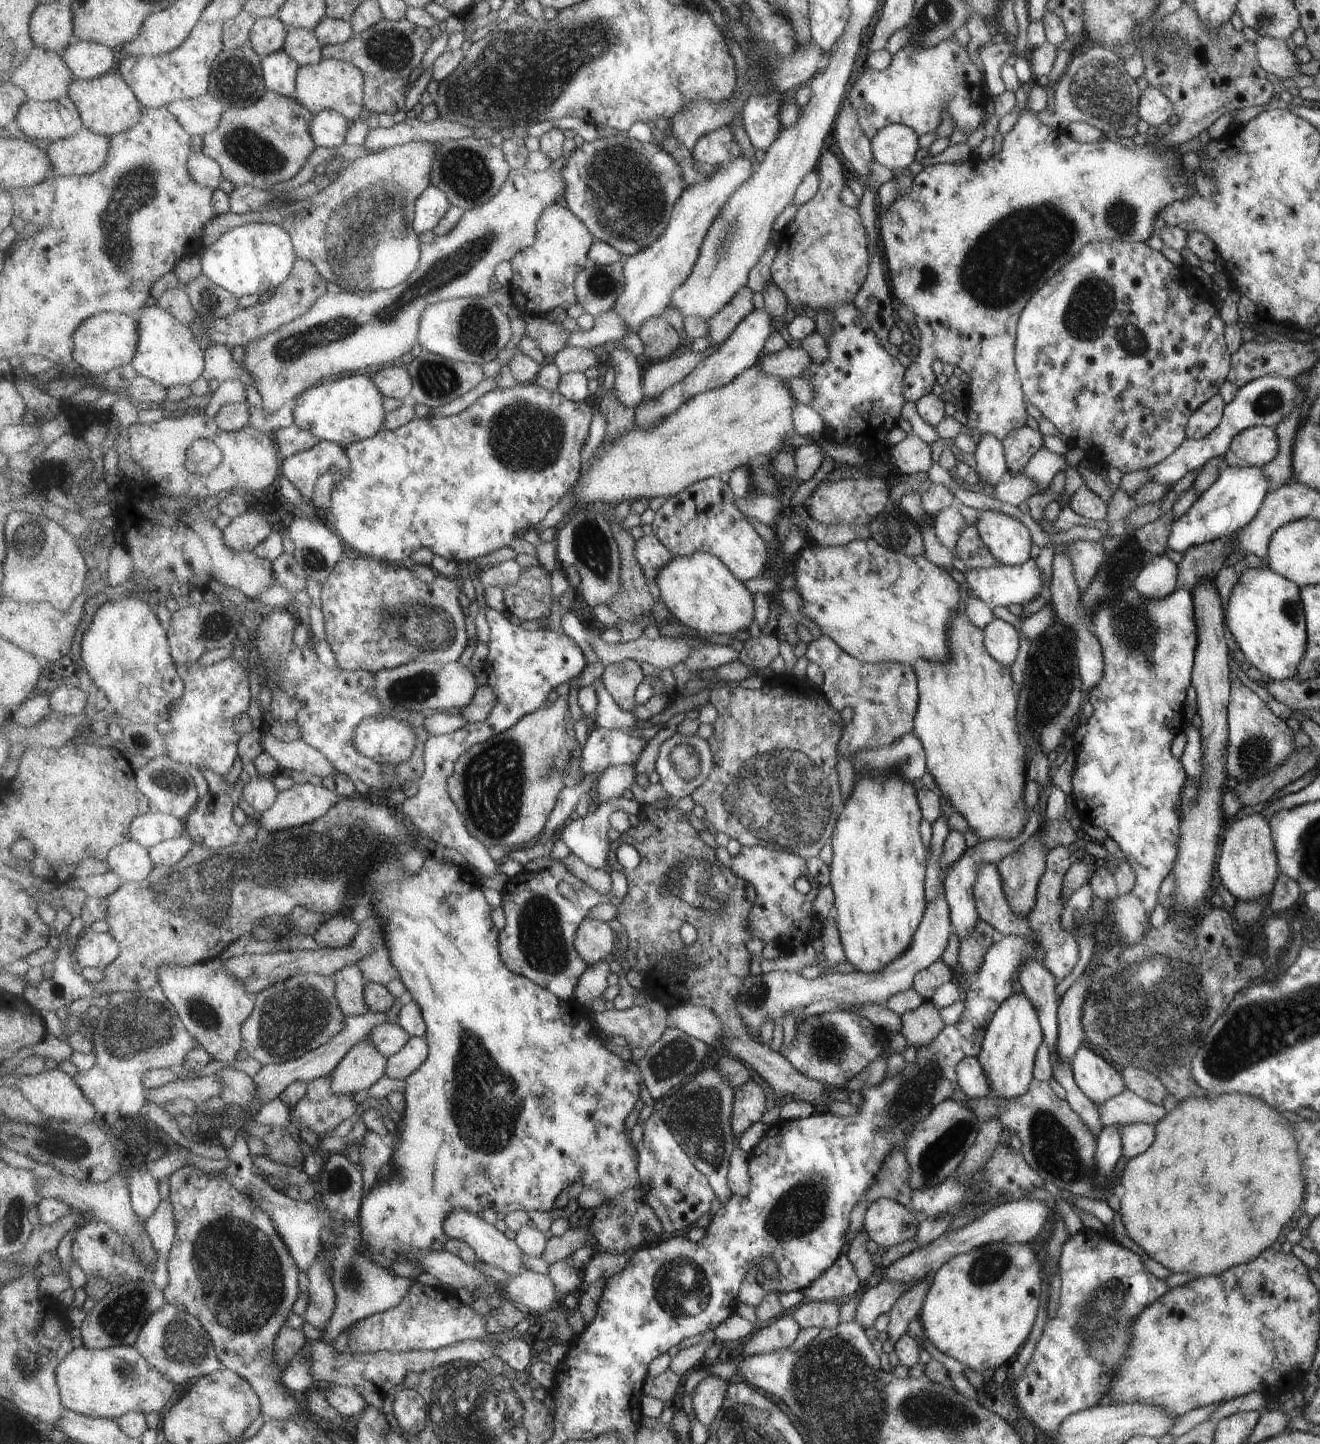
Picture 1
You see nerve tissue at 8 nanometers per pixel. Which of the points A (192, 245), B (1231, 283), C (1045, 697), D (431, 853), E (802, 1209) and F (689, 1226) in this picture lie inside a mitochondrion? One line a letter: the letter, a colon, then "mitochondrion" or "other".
A: other
B: other
C: mitochondrion
D: other
E: mitochondrion
F: other

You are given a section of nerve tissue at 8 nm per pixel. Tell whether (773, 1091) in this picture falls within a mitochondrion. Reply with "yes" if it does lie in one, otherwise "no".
no

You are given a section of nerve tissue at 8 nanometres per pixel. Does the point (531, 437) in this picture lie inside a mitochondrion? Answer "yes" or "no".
yes

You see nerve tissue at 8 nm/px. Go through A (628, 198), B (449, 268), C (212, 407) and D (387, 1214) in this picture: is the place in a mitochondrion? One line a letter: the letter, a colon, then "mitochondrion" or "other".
A: mitochondrion
B: mitochondrion
C: other
D: other

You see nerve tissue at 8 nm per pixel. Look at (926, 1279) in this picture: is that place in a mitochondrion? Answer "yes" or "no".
no

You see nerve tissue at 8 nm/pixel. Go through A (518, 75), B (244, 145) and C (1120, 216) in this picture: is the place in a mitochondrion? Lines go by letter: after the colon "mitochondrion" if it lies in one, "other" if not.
A: mitochondrion
B: mitochondrion
C: mitochondrion

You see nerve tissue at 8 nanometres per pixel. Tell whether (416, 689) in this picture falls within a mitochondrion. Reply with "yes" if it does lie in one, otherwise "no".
yes

